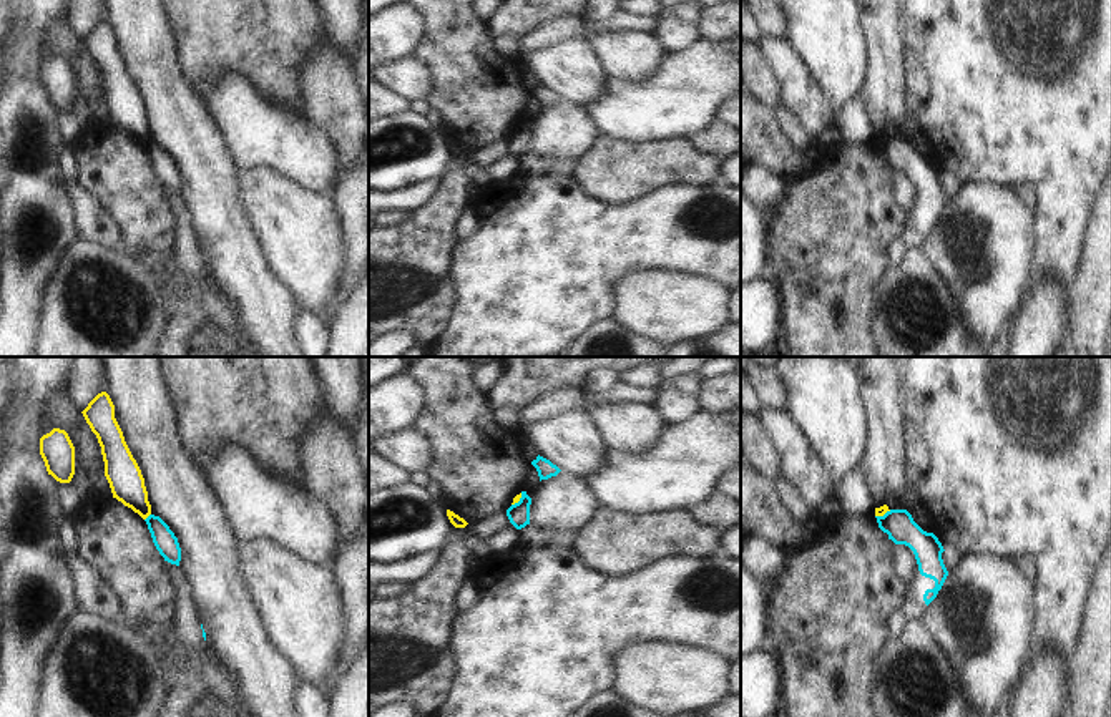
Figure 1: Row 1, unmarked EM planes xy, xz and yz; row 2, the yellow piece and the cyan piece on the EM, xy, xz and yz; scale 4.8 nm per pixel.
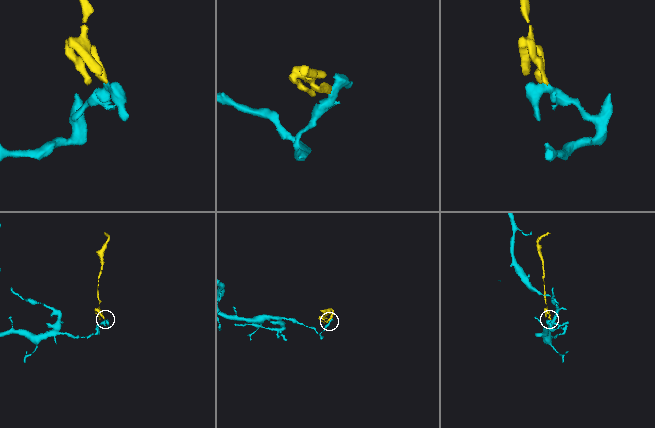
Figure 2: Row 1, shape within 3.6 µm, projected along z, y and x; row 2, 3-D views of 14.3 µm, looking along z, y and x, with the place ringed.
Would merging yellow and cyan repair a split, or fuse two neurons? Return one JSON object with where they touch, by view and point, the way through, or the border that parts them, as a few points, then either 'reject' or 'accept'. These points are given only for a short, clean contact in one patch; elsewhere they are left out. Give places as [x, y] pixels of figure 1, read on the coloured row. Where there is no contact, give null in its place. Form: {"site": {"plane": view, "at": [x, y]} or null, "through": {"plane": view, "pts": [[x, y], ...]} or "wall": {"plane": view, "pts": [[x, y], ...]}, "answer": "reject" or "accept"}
{"site": {"plane": "xy", "at": [148, 515]}, "wall": {"plane": "xy", "pts": [[150, 513], [145, 520]]}, "answer": "reject"}

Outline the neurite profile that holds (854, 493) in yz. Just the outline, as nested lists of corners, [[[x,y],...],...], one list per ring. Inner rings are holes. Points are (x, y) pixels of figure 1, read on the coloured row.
[[[862,466],[855,468],[849,478],[835,488],[835,498],[840,501],[845,515],[859,518],[875,516],[874,496]]]

